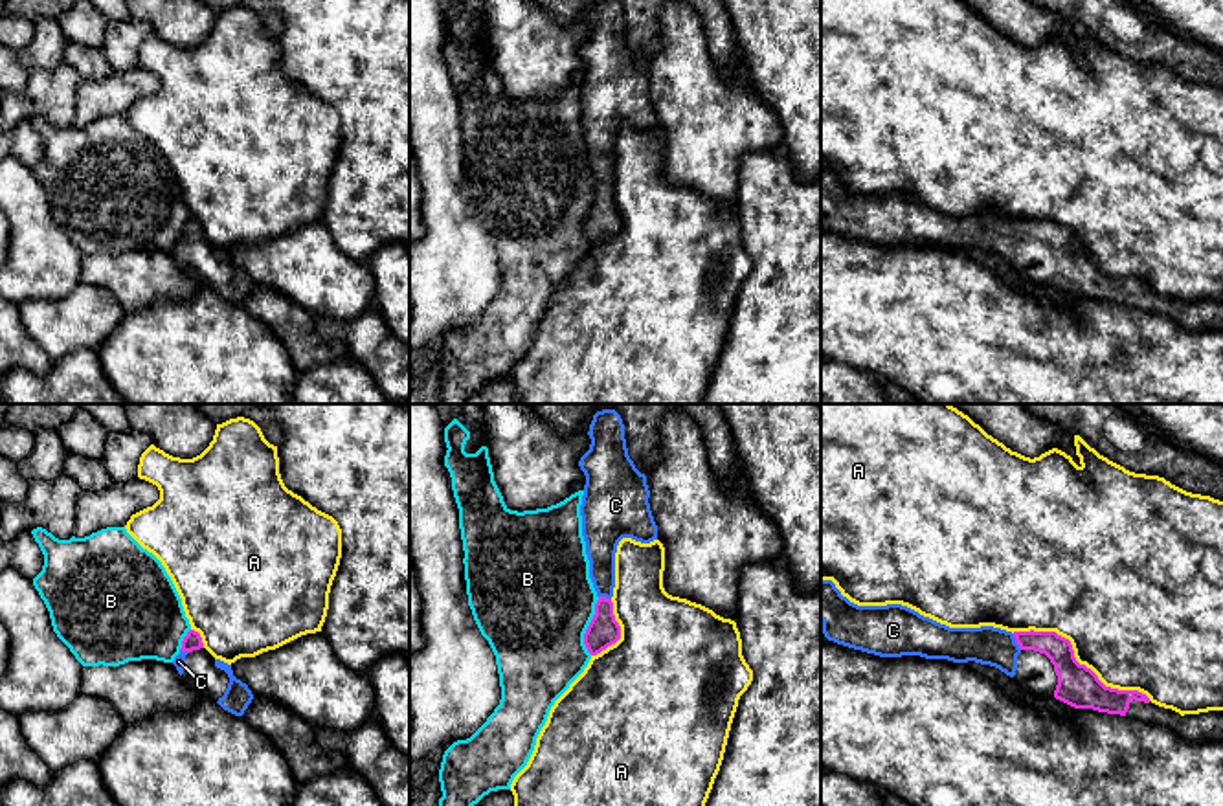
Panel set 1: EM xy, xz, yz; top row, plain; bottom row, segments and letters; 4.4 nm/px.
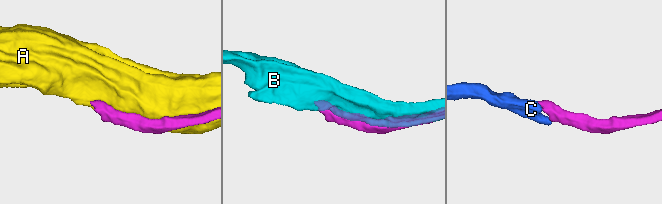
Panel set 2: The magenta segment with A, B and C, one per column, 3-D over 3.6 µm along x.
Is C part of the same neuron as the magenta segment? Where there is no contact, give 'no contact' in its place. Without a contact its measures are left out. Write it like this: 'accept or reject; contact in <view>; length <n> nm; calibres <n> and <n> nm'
accept; contact in yz; length 80 nm; calibres 120 and 170 nm

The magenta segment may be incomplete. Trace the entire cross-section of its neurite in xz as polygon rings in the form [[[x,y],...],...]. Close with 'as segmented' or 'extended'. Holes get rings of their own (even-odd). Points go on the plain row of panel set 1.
[[[597,0],[588,20],[591,33],[578,55],[586,64],[580,94],[589,167],[597,180],[595,204],[584,222],[591,244],[621,228],[613,204],[615,141],[623,127],[657,129],[646,64],[628,44],[624,13],[617,0]]]; extended

